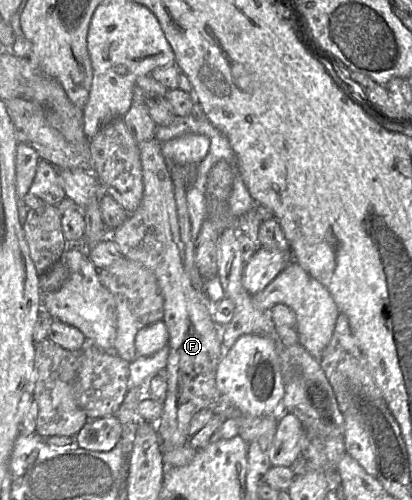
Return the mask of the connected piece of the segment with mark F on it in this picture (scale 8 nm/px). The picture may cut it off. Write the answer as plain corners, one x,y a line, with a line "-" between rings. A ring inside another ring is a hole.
156,138
139,143
138,148
143,174
143,197
137,210
110,236
123,257
140,263
154,274
163,296
162,321
167,327
169,354
166,366
167,392
162,414
156,424
161,453
187,443
189,422
202,409
209,409
214,415
225,419
233,419
238,427
238,435
249,444
269,429
277,429
276,412
260,416
247,414
217,388
215,375
222,358
222,345
216,324
206,307
209,301
192,287
183,265
170,166

